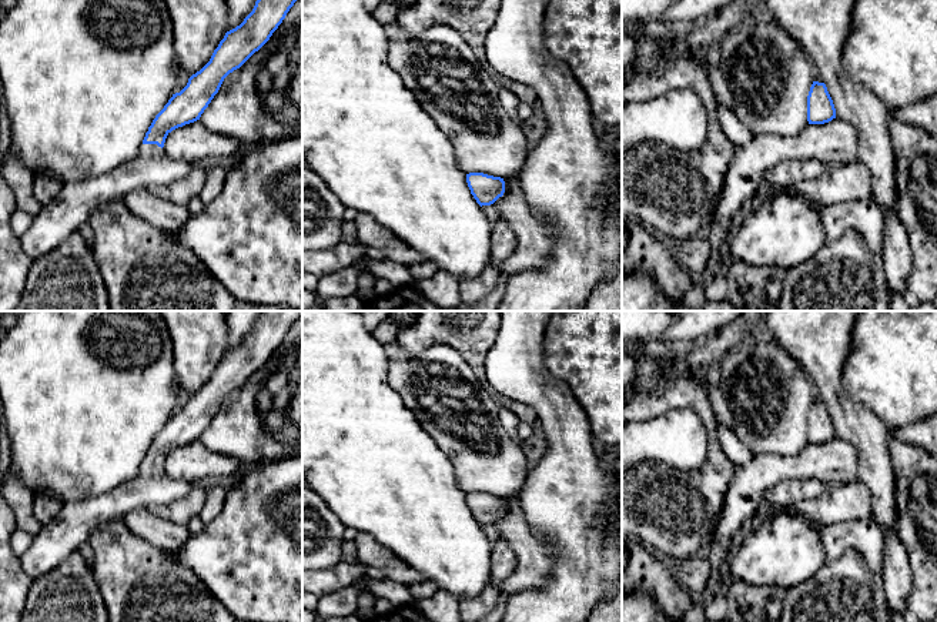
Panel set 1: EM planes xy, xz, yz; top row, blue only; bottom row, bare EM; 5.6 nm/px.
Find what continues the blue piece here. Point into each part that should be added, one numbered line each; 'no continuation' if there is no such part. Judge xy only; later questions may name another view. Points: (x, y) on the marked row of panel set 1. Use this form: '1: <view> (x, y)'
1: xy (56, 221)

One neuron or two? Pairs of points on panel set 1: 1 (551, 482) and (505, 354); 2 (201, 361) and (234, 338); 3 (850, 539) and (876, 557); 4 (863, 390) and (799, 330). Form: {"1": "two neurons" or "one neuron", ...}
{"1": "one neuron", "2": "two neurons", "3": "one neuron", "4": "two neurons"}

